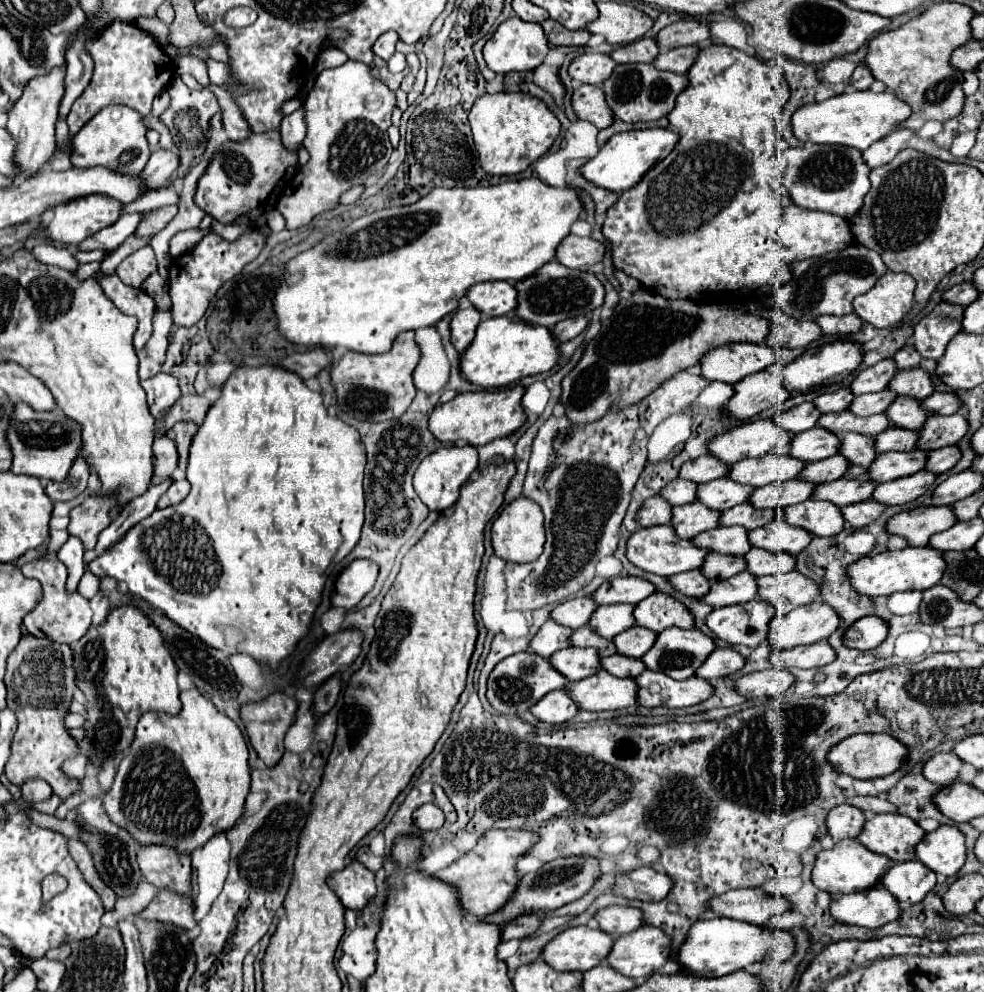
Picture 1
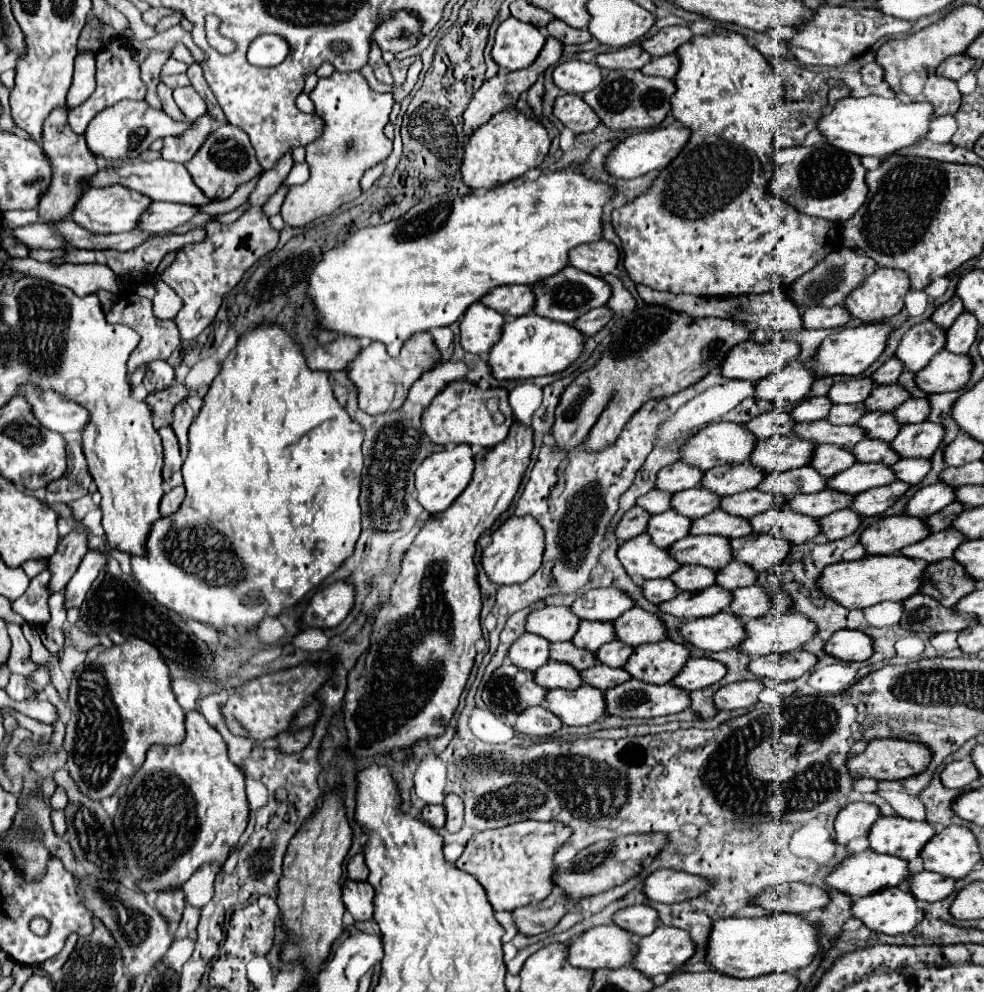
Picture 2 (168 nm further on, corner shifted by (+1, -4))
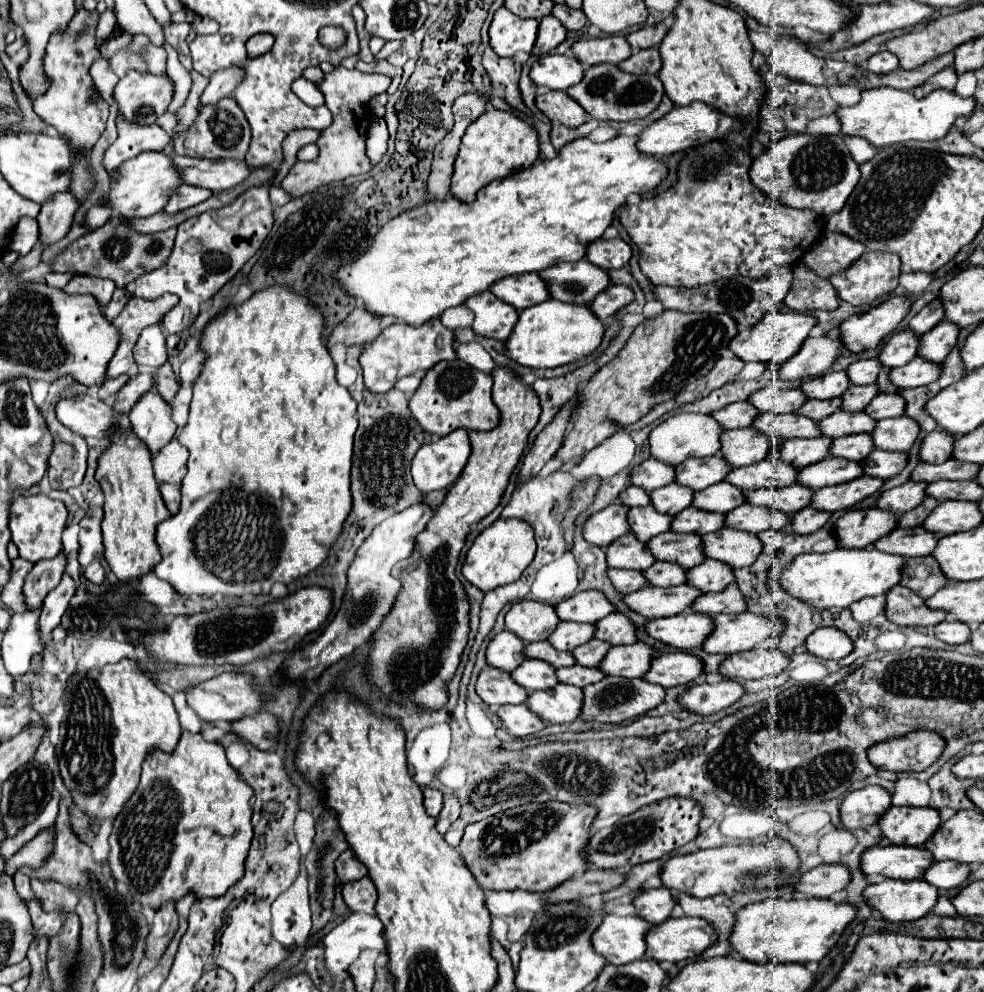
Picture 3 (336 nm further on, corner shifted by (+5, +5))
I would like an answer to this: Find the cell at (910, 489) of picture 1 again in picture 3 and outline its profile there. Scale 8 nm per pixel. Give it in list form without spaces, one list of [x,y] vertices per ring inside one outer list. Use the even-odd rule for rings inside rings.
[[[864,475],[864,477],[858,477],[856,481],[848,481],[836,487],[834,485],[822,487],[820,491],[814,493],[812,507],[822,509],[822,511],[848,511],[856,503],[880,491],[882,485],[884,485],[884,479]]]

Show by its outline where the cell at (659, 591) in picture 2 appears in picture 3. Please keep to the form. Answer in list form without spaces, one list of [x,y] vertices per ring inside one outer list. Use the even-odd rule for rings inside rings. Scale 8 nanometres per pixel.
[[[608,569],[608,575],[612,577],[612,583],[620,593],[634,593],[648,585],[648,579],[642,575],[642,571],[634,569]]]

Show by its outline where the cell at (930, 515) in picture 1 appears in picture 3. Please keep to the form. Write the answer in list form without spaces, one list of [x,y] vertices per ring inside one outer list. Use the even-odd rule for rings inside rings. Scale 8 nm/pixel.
[[[884,509],[848,511],[836,521],[836,537],[840,547],[872,547],[880,537],[896,529],[898,517]]]

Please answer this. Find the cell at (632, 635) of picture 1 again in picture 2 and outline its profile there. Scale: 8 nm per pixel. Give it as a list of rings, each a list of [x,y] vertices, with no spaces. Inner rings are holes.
[[[612,640],[604,646],[600,646],[596,652],[596,660],[600,664],[606,664],[606,666],[612,666],[612,668],[620,668],[626,664],[628,656],[632,654],[632,648],[620,640]]]

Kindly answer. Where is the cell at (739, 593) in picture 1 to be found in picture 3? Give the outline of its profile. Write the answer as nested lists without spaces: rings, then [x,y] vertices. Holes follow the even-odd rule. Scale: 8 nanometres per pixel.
[[[688,583],[678,587],[646,585],[636,593],[624,595],[624,603],[648,619],[658,619],[658,617],[670,617],[688,611],[698,597],[700,597],[700,589]]]

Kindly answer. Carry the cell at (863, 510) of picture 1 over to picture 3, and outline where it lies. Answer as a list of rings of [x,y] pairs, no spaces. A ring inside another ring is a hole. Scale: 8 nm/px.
[[[808,507],[808,509],[802,509],[802,511],[794,513],[790,529],[800,533],[800,535],[808,535],[808,533],[814,533],[814,531],[822,529],[828,523],[830,517],[832,517],[832,513],[828,513],[828,511]]]

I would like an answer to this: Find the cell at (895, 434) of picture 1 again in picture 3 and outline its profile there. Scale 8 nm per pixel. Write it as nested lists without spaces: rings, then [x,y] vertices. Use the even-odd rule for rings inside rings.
[[[870,433],[844,435],[832,443],[832,455],[844,457],[850,461],[864,461],[872,453],[872,449],[874,449],[874,441]]]

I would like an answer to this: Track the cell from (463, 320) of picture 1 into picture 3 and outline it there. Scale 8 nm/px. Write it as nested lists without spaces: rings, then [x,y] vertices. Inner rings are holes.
[[[490,291],[470,297],[464,305],[468,309],[472,309],[472,313],[474,313],[472,329],[476,335],[498,339],[498,341],[508,339],[508,335],[514,329],[516,317],[518,317],[518,311],[512,305],[500,301]]]

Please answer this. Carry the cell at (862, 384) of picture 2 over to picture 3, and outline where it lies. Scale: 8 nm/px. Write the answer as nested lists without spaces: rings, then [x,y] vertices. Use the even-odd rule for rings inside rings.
[[[830,371],[802,383],[800,389],[810,399],[832,399],[832,397],[840,397],[848,387],[850,387],[850,379],[846,371]]]

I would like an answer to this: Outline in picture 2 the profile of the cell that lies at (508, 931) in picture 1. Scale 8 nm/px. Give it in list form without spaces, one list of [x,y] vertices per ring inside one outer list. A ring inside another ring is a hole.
[[[556,888],[540,904],[516,908],[514,916],[516,916],[518,932],[522,932],[526,936],[536,936],[536,934],[552,930],[560,922],[560,918],[568,912],[570,900],[572,900],[570,896],[566,896],[560,888]]]

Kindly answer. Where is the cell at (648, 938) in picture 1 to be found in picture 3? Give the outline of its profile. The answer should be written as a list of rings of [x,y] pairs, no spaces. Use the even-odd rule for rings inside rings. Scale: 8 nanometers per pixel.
[[[670,917],[646,935],[646,957],[658,963],[678,963],[698,957],[716,939],[712,925],[696,917]]]

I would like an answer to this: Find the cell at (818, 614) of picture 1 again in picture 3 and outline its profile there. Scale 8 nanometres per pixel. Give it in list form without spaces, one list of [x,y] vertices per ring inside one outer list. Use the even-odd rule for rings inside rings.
[[[744,611],[740,615],[714,617],[716,629],[704,641],[708,653],[742,653],[754,649],[764,639],[784,631],[784,621],[774,621],[764,615]]]

